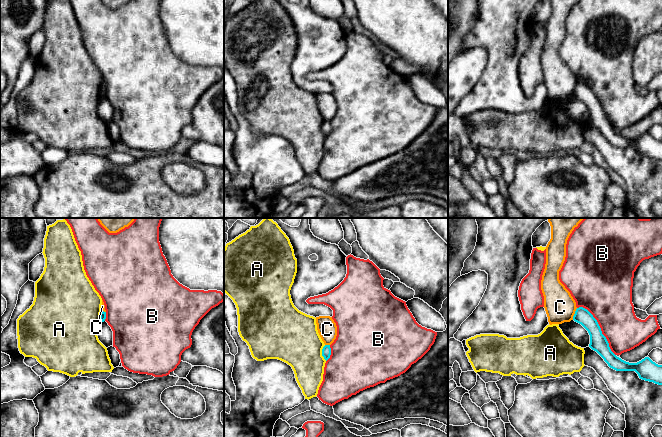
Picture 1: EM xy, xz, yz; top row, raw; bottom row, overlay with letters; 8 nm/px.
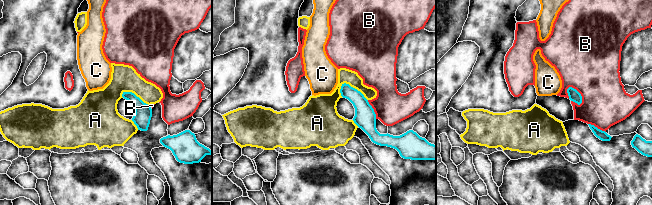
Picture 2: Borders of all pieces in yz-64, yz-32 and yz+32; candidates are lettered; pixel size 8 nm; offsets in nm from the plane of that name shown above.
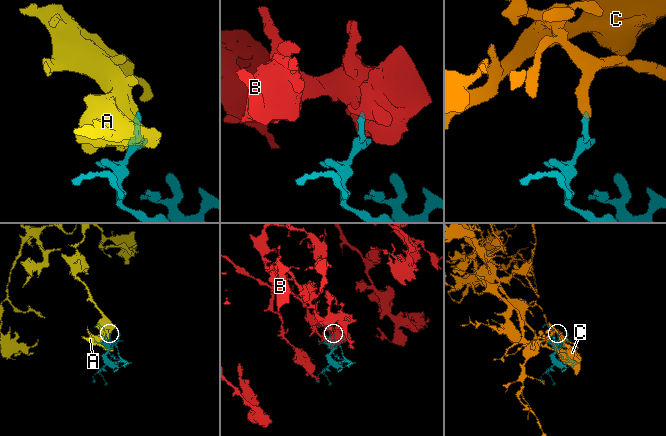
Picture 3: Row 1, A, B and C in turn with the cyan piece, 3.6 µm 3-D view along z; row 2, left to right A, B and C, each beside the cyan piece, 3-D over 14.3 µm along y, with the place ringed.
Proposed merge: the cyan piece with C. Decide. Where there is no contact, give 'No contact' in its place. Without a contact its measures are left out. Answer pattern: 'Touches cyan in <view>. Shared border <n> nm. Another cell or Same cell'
Touches cyan in yz. Shared border 100 nm. Another cell

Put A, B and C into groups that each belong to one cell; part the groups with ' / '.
A / B / C

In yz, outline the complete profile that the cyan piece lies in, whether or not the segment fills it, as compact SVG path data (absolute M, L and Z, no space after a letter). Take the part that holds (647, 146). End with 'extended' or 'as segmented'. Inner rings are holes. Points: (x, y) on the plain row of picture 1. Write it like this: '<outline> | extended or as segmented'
M577 84L573 96L588 107L590 111L589 123L596 127L610 144L616 147L635 147L640 155L662 161L662 141L656 140L649 133L645 133L637 139L629 139L617 133L611 127L597 96L587 85Z | as segmented

